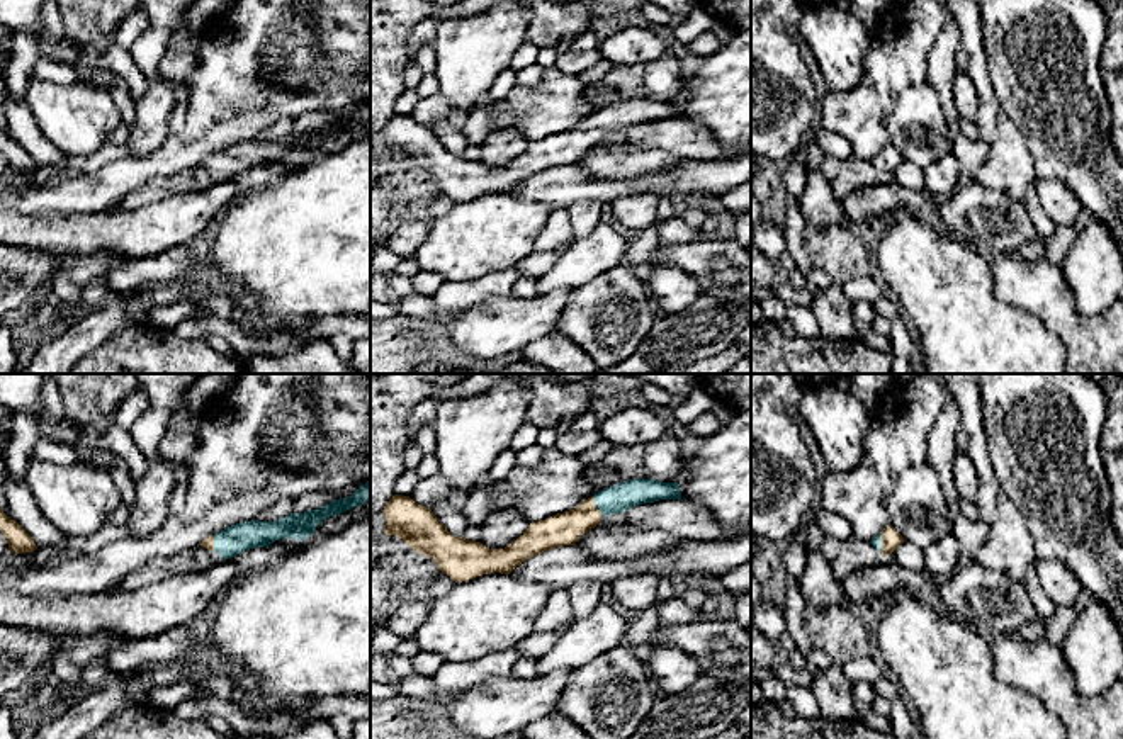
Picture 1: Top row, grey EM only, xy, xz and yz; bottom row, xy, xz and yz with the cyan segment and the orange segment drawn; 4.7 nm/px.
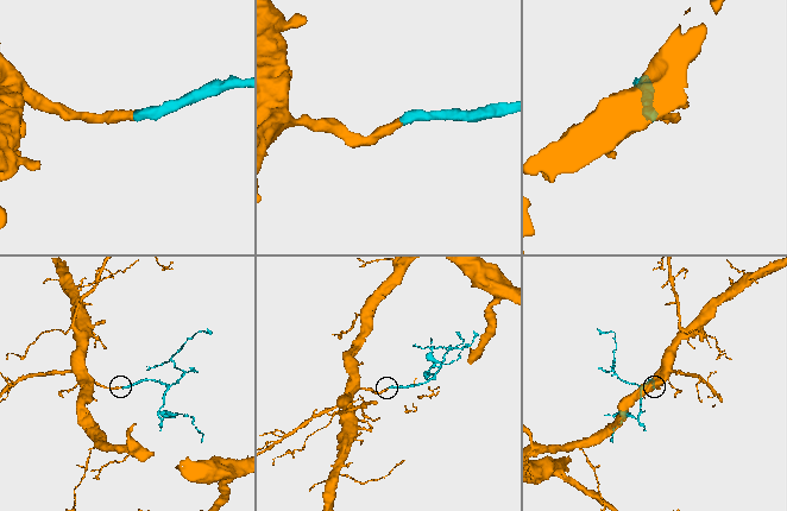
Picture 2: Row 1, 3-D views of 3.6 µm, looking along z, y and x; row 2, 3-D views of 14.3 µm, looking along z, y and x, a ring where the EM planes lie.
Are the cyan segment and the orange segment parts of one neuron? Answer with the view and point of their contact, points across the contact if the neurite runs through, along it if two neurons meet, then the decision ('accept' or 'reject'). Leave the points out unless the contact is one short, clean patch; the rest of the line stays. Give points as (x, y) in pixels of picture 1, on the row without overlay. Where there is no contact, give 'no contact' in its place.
xz (597, 126) | across xz (619, 118), (597, 126), (564, 148) | accept

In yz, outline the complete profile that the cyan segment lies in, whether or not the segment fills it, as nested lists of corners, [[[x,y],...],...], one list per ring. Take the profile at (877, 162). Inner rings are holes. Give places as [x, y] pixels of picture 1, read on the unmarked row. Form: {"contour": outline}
{"contour": [[[885,146],[883,151],[880,151],[872,161],[870,161],[878,172],[882,172],[885,177],[890,175],[900,163],[904,163],[902,155],[892,146]]]}

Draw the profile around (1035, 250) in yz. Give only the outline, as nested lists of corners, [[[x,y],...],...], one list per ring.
[[[1035,234],[1030,241],[1016,246],[1014,255],[1024,262],[1041,262],[1047,260],[1047,240]]]

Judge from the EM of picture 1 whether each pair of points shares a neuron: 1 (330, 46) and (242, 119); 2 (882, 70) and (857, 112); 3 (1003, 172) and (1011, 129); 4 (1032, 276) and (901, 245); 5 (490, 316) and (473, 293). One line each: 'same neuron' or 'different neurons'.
1: same neuron
2: same neuron
3: same neuron
4: different neurons
5: different neurons

